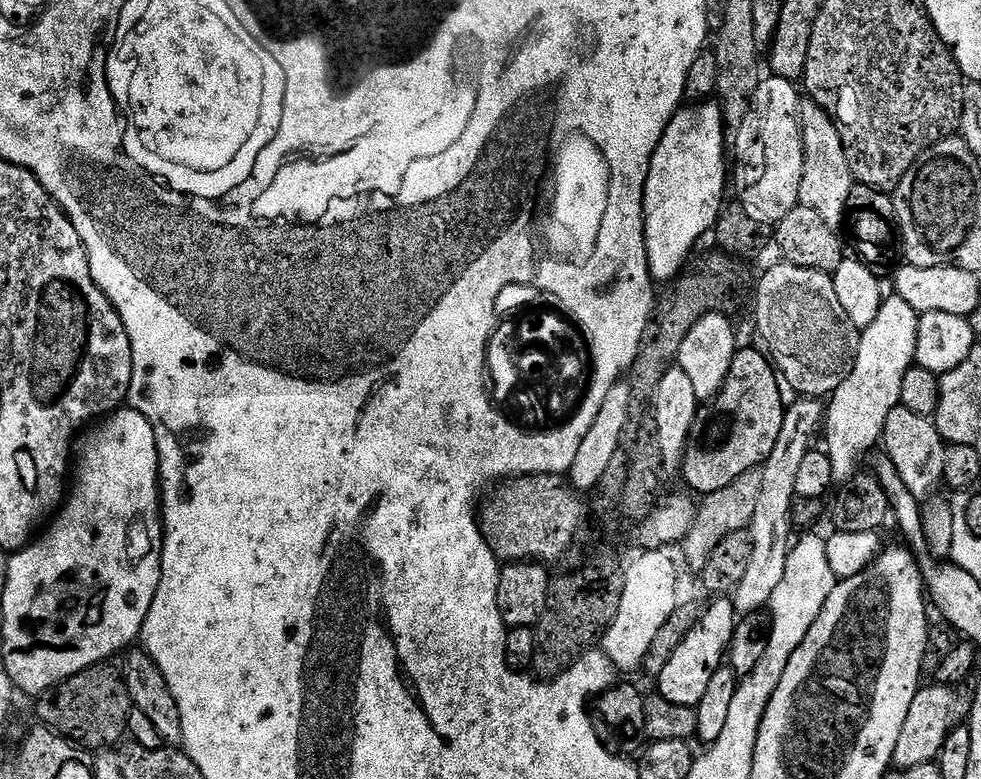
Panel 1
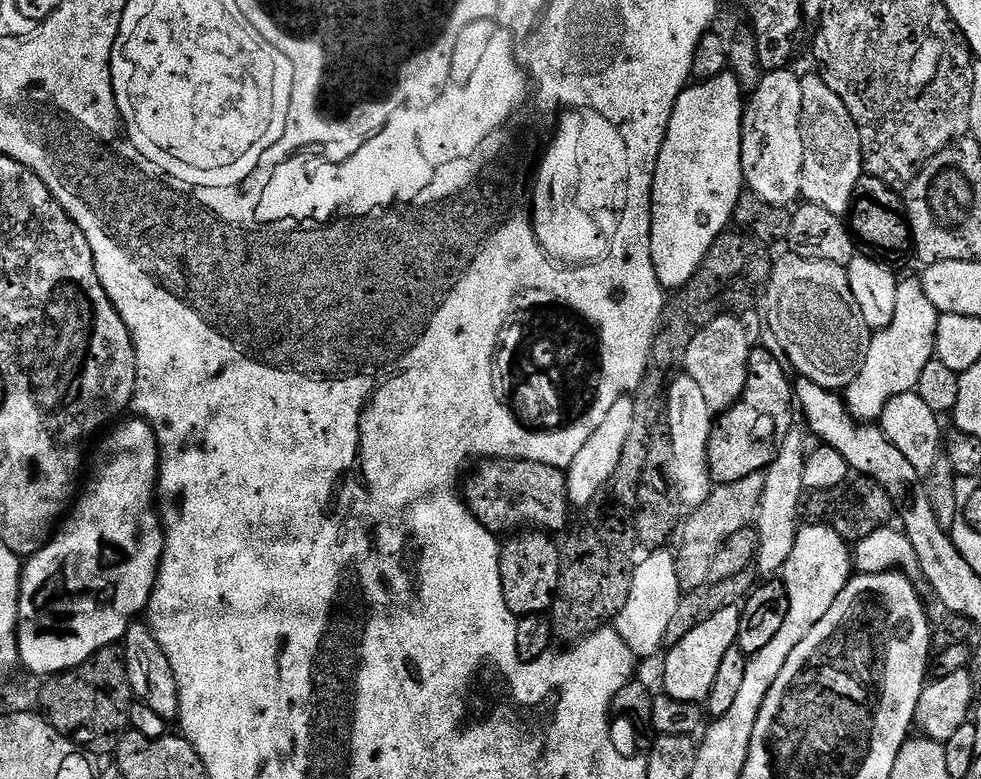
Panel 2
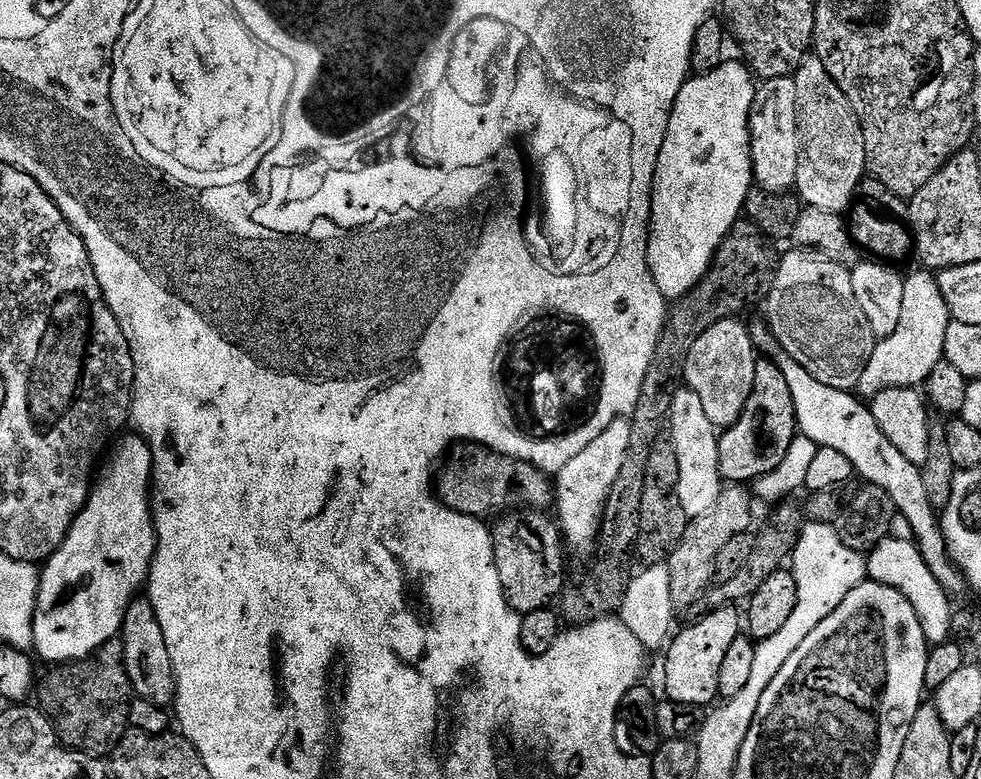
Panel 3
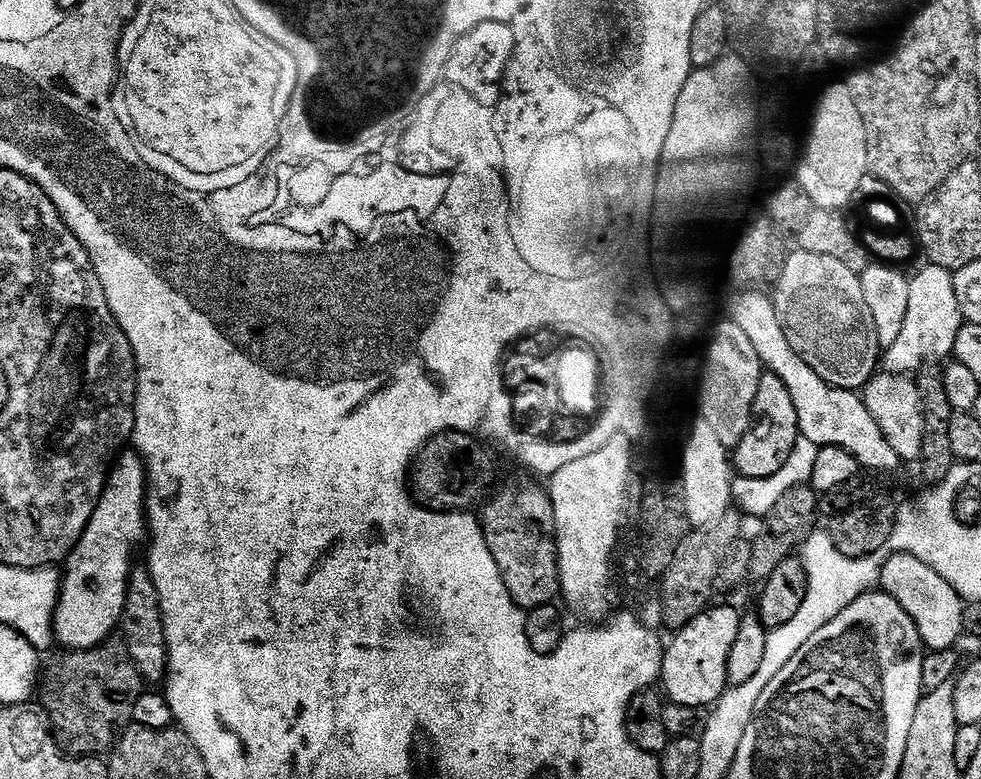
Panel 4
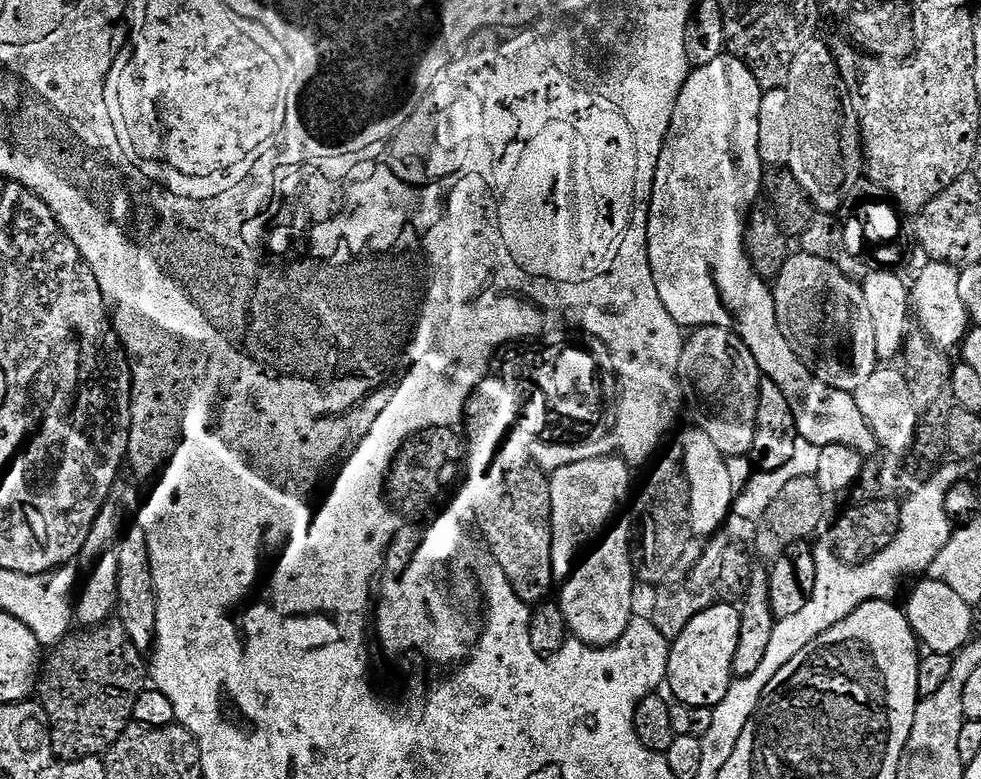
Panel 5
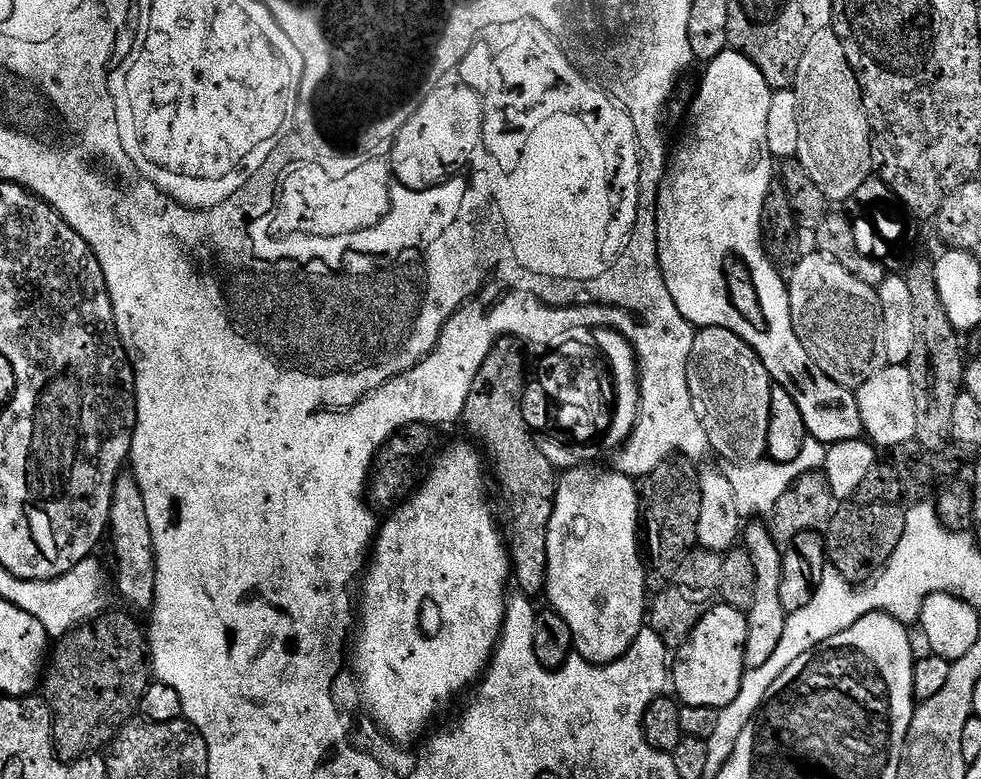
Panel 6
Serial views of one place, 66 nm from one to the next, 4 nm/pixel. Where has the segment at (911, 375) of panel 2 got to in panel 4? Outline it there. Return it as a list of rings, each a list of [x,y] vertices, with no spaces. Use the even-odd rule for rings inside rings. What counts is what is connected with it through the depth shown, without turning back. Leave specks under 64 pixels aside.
[[[928,264],[909,279],[910,310],[906,310],[906,326],[898,334],[894,346],[882,356],[882,368],[896,376],[916,374],[927,360],[947,361],[955,350],[955,339],[962,325],[958,298],[954,294],[953,273],[937,264]]]

